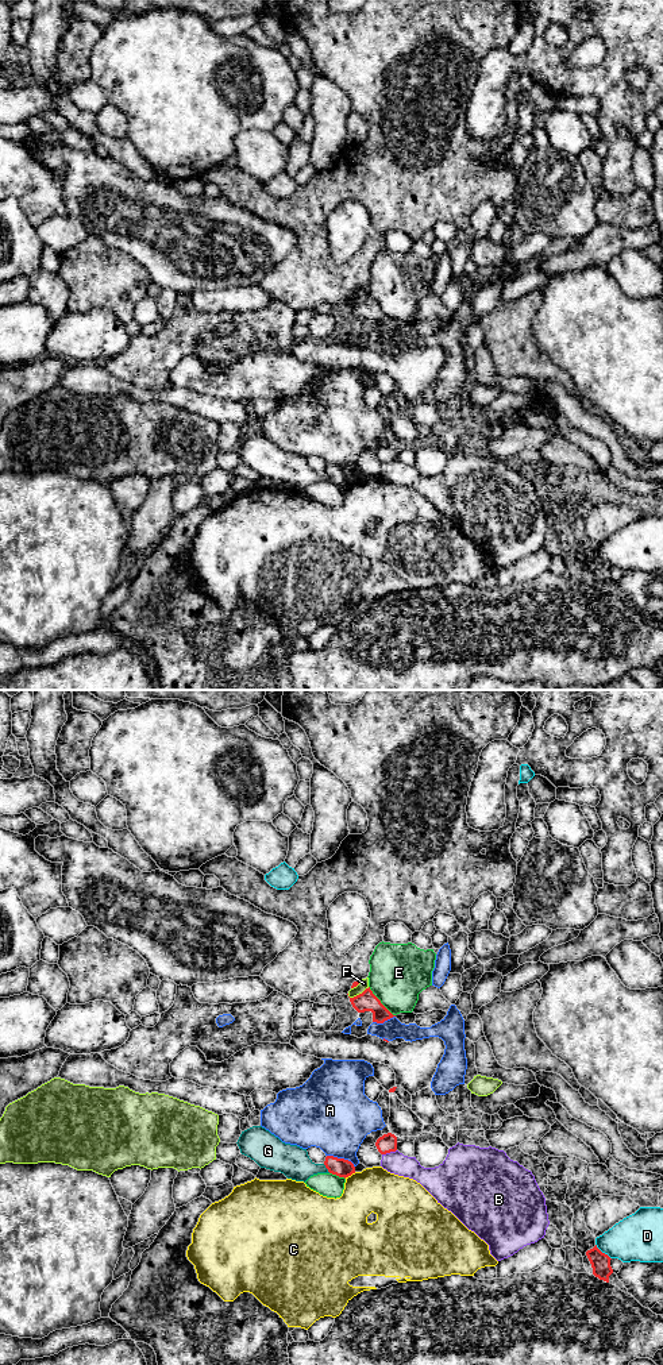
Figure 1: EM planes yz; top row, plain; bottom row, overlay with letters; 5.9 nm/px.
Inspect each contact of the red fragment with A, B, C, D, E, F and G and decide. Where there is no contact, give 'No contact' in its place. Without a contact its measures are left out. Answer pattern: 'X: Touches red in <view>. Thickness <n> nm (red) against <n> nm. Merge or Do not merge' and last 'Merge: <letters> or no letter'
A: Touches red in yz. Thickness 110 nm (red) against 400 nm. Do not merge
B: Touches red in yz. Thickness 110 nm (red) against 130 nm. Do not merge
C: Touches red in yz. Thickness 110 nm (red) against 280 nm. Do not merge
D: Touches red in yz. Thickness 120 nm (red) against 280 nm. Do not merge
E: Touches red in yz. Thickness 120 nm (red) against 360 nm. Do not merge
F: Touches red in yz. Thickness 120 nm (red) against 60 nm. Do not merge
G: Touches red in yz. Thickness 110 nm (red) against 190 nm. Do not merge
Merge: no letter

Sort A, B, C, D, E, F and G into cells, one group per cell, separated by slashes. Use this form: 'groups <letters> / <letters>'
groups A / B / C / D / E / F / G

